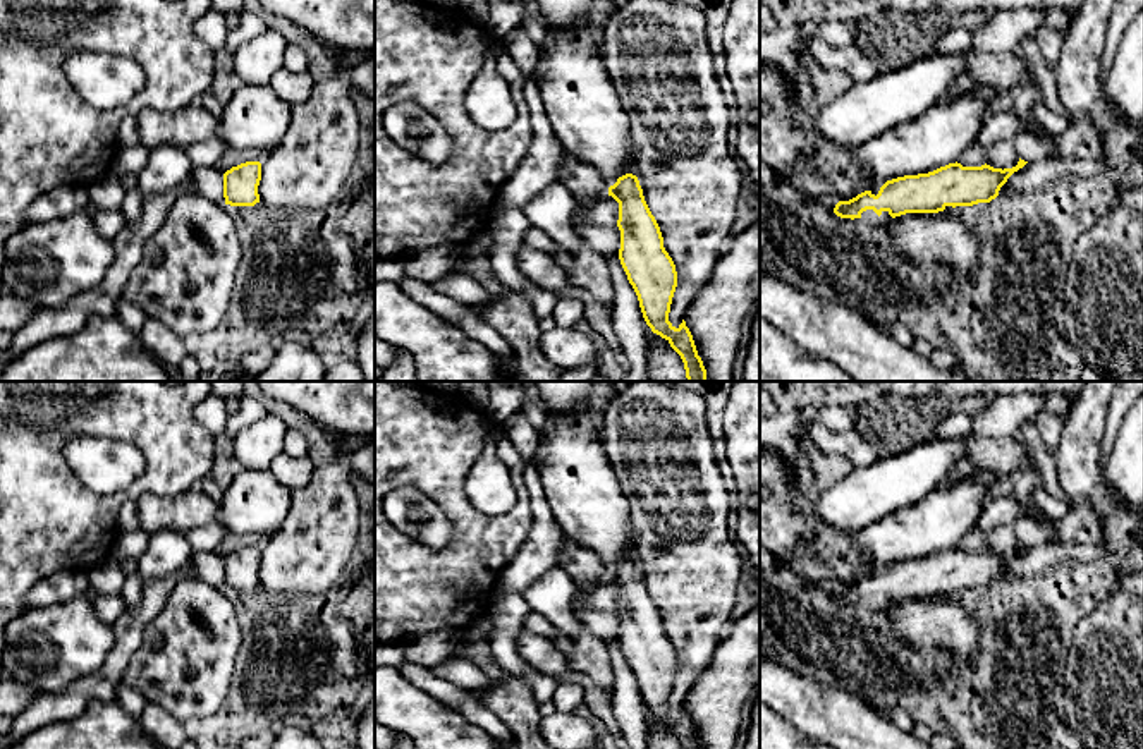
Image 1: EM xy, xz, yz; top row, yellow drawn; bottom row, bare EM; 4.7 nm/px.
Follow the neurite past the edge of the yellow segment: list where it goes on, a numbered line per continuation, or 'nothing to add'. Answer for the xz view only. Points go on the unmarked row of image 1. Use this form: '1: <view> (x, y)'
nothing to add

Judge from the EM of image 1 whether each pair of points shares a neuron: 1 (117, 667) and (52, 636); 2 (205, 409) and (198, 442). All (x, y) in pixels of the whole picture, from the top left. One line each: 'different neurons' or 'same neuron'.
1: different neurons
2: different neurons

